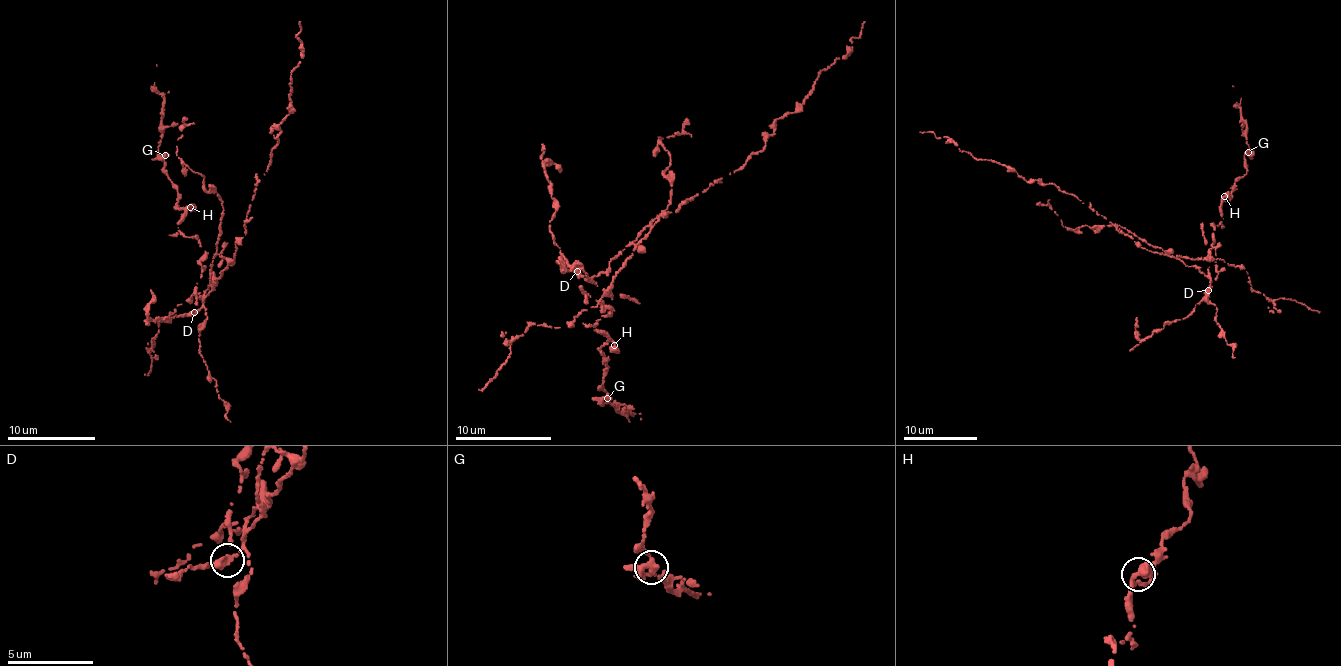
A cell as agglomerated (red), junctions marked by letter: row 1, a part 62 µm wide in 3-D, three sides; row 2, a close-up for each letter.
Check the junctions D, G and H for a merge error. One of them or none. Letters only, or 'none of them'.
D

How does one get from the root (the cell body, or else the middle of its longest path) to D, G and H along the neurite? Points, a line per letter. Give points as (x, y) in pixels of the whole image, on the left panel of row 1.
D: (219, 277), (219, 273), (230, 266), (218, 255), (210, 270), (209, 292), (204, 296), (202, 307), (194, 312)
G: (219, 277), (196, 294), (205, 250), (177, 228), (184, 210), (165, 155)
H: (219, 277), (202, 296), (196, 294), (205, 250), (177, 228), (190, 207)

